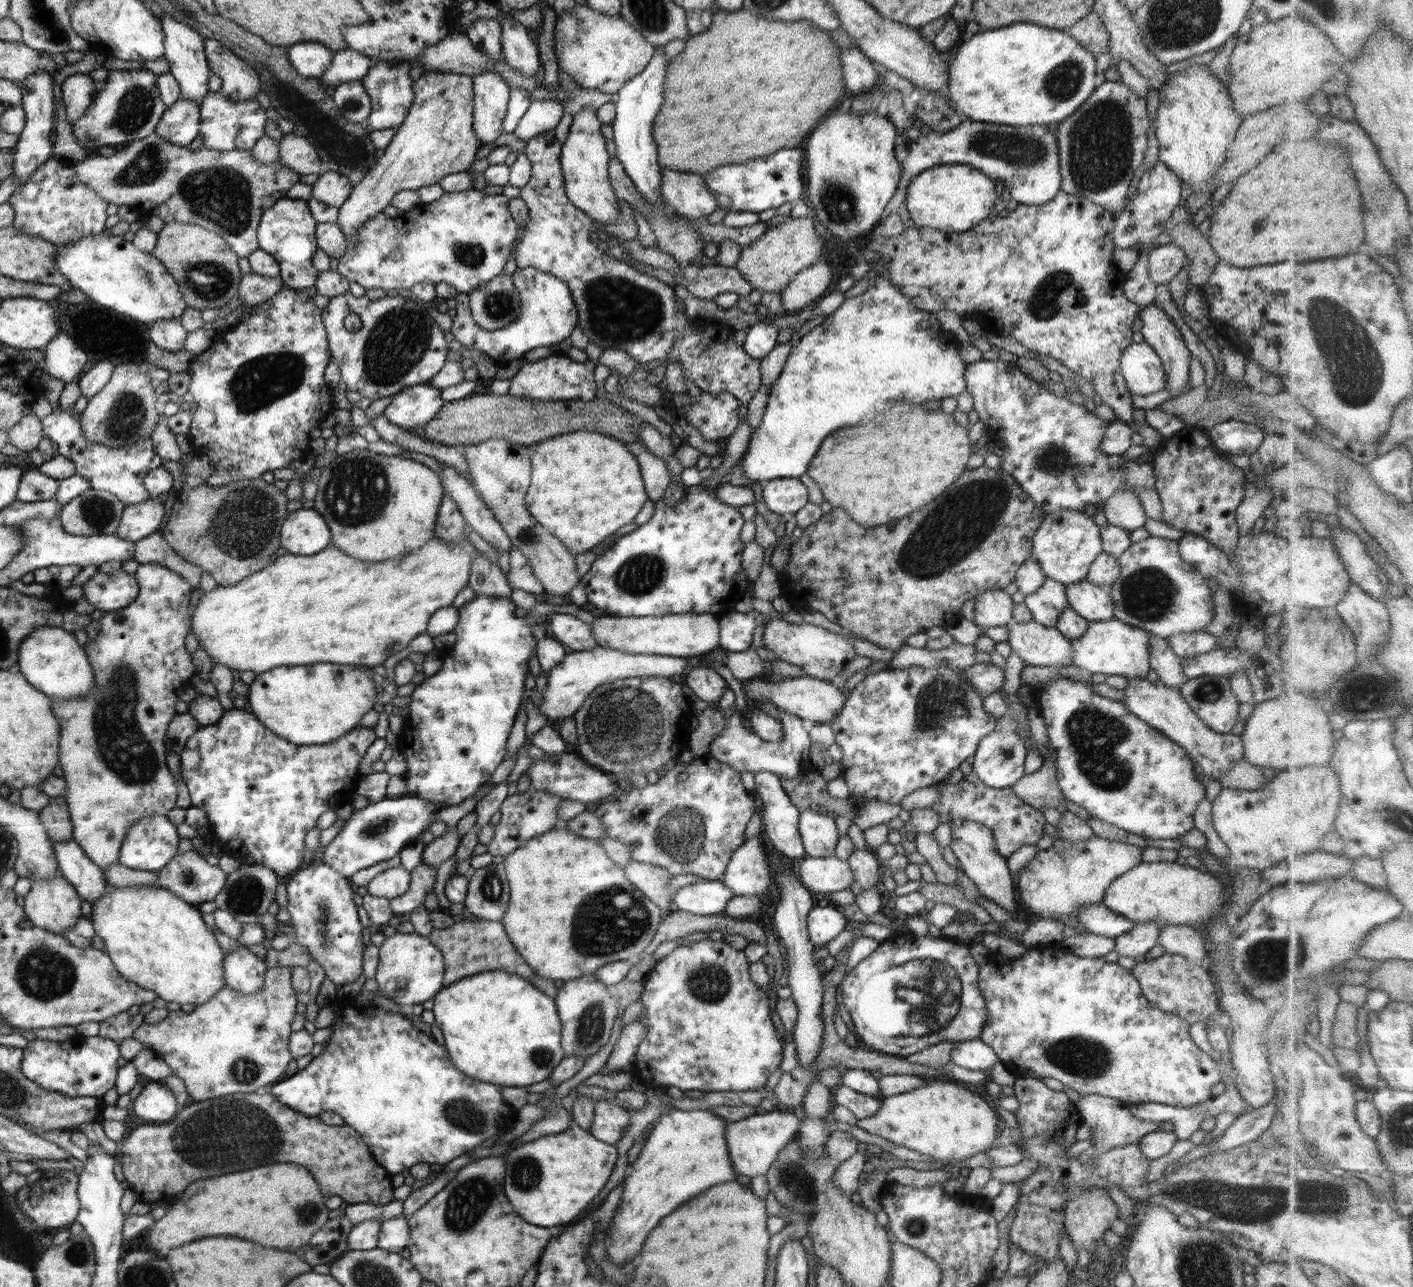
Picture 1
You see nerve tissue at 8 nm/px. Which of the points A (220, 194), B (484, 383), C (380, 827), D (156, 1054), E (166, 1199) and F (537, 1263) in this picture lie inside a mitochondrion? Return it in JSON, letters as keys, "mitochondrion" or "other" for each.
{"A":"mitochondrion","B":"other","C":"mitochondrion","D":"other","E":"other","F":"other"}

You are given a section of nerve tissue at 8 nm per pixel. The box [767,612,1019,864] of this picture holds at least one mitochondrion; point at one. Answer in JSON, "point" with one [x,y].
{"point":[940,699]}

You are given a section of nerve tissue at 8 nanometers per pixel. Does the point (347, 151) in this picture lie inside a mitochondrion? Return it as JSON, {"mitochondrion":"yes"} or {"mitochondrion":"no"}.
{"mitochondrion":"yes"}

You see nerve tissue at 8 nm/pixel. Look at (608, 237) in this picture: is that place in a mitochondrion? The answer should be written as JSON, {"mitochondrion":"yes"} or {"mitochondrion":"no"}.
{"mitochondrion":"no"}

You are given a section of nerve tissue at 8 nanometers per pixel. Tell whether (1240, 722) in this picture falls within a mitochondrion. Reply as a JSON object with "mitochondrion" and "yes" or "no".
{"mitochondrion":"no"}

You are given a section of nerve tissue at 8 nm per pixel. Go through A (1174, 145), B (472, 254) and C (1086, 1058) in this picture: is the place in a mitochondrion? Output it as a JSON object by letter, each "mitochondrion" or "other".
{"A":"other","B":"mitochondrion","C":"mitochondrion"}

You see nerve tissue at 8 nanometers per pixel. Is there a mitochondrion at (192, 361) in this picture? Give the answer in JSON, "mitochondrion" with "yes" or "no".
{"mitochondrion":"no"}

